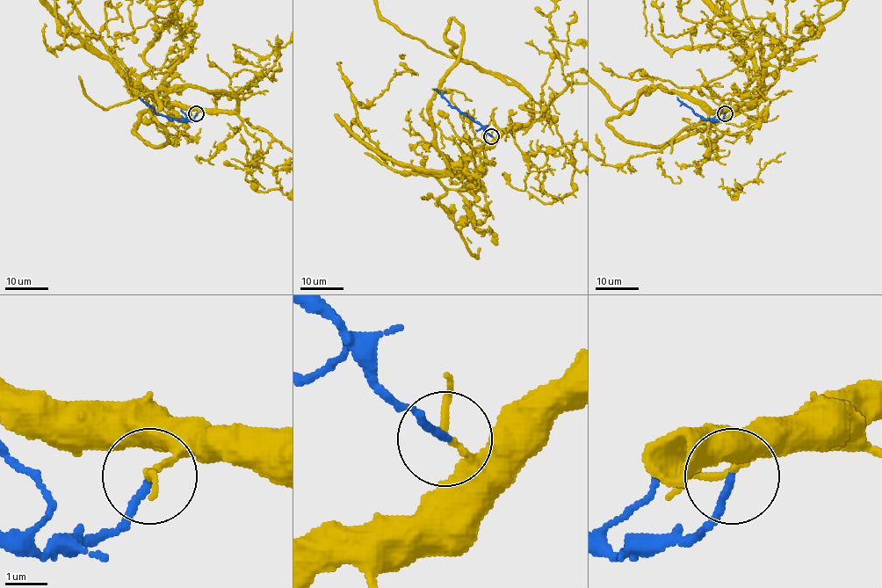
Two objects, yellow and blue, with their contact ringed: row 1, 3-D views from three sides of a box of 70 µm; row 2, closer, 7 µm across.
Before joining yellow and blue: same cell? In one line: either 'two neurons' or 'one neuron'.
two neurons

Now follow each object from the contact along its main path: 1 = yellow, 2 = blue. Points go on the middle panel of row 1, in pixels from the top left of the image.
1: (492, 135), (528, 122), (532, 101), (526, 93), (402, 34), (379, 14)
2: (492, 136), (480, 125), (453, 107), (434, 88)

